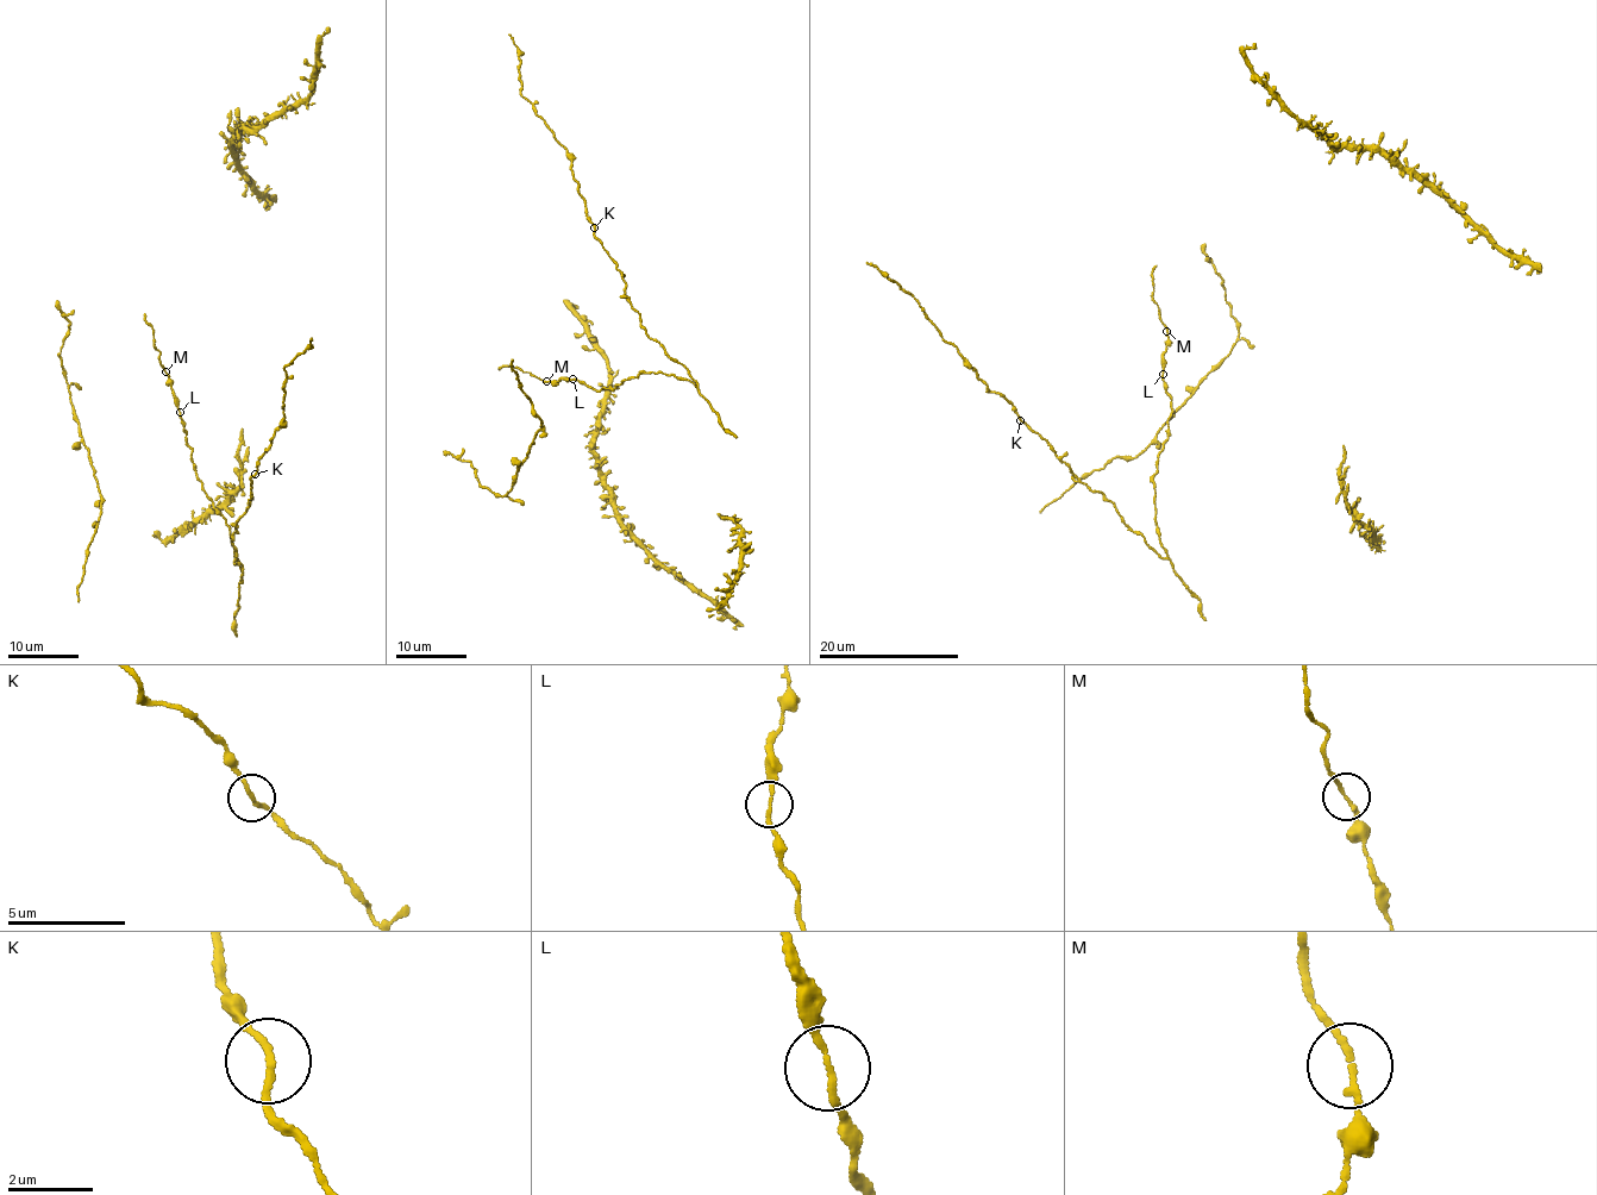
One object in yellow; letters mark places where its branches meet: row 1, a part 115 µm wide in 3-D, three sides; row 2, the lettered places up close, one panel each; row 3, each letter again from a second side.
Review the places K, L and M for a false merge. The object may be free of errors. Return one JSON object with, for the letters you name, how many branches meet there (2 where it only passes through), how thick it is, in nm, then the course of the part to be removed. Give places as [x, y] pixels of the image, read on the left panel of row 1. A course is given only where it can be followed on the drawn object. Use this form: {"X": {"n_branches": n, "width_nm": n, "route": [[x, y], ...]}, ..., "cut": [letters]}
{"cut": []}

